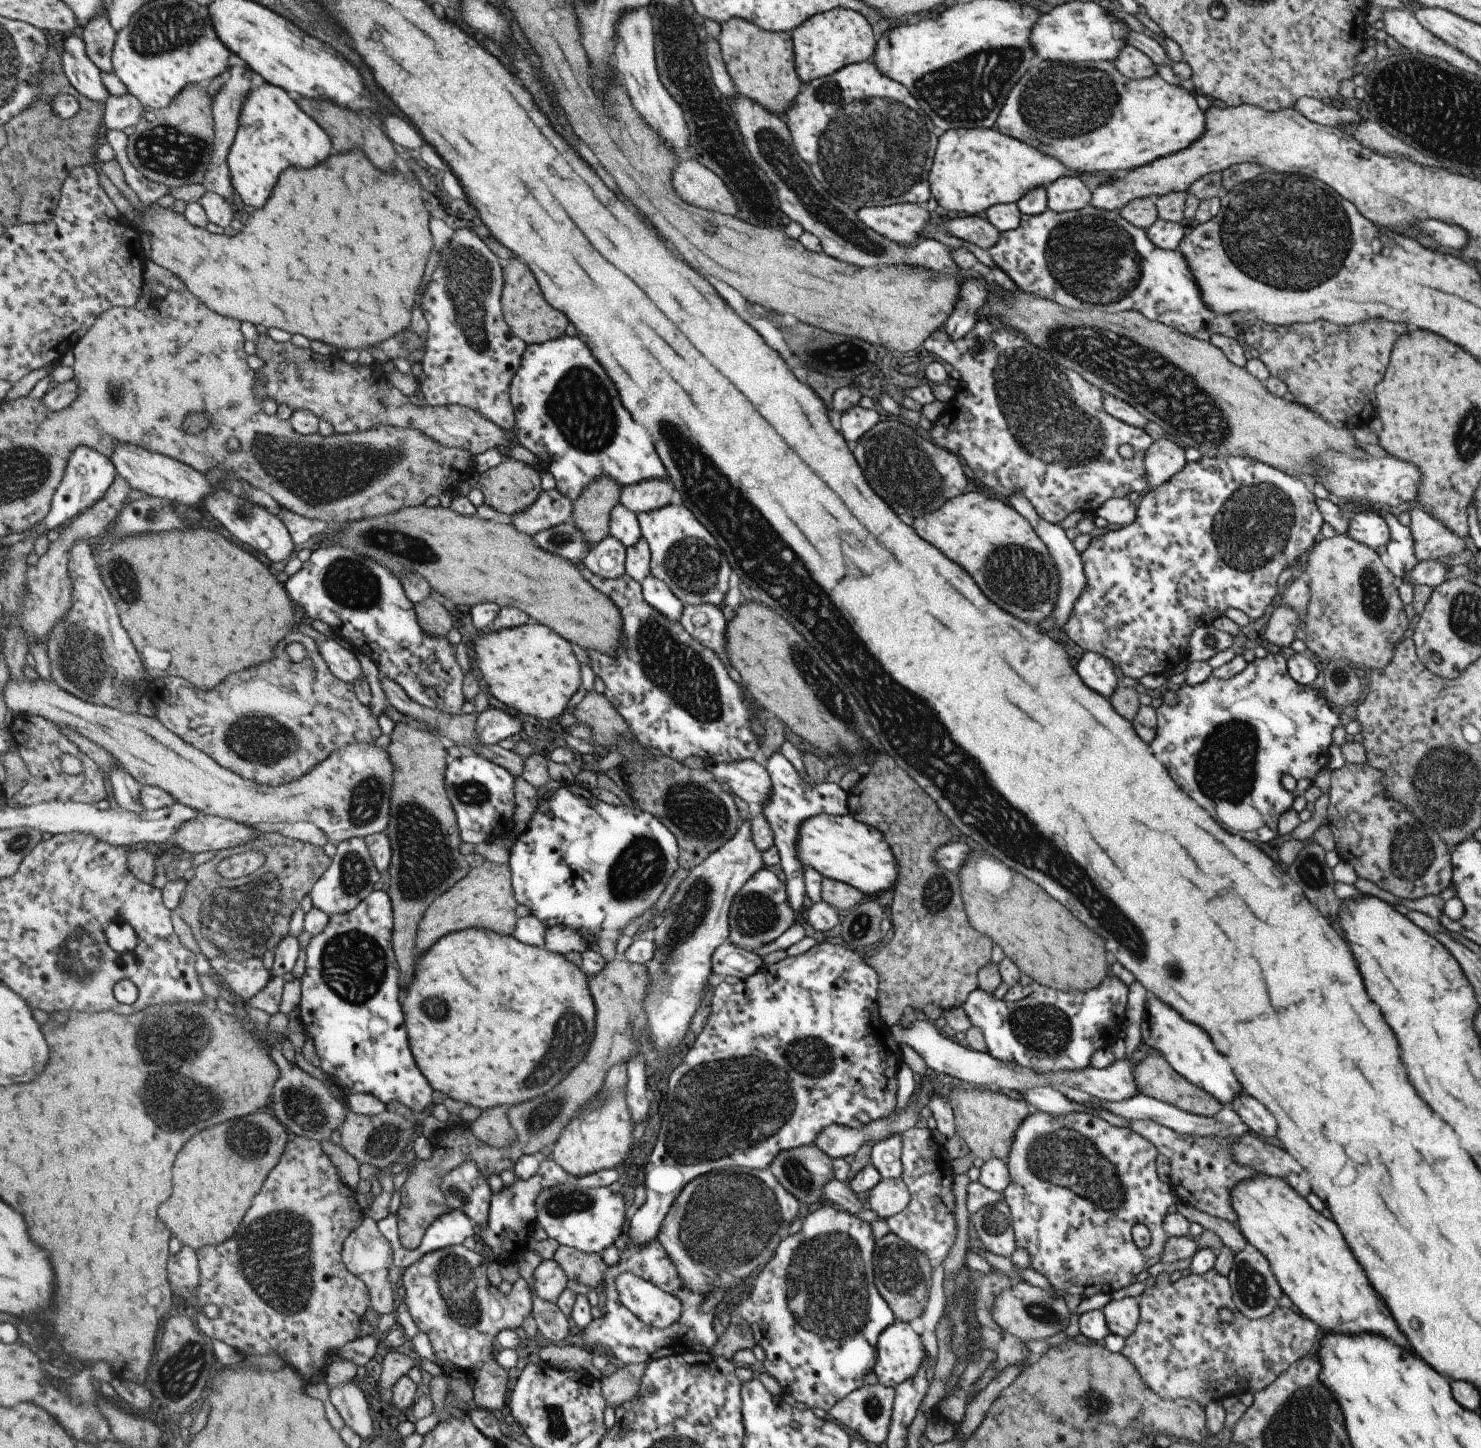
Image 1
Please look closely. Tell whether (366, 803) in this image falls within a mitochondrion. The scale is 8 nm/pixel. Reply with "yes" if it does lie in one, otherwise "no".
yes

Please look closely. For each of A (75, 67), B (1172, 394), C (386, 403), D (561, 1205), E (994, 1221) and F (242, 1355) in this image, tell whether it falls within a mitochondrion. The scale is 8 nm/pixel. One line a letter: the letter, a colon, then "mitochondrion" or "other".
A: other
B: mitochondrion
C: mitochondrion
D: mitochondrion
E: mitochondrion
F: other

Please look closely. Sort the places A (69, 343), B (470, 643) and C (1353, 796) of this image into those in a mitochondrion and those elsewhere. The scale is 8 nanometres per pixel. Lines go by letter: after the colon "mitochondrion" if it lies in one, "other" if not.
A: other
B: other
C: other

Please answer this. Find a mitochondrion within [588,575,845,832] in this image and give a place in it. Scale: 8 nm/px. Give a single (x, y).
(683, 674)

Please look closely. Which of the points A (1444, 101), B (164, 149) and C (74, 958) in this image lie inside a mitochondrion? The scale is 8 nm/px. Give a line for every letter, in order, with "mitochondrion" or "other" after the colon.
A: mitochondrion
B: mitochondrion
C: mitochondrion

